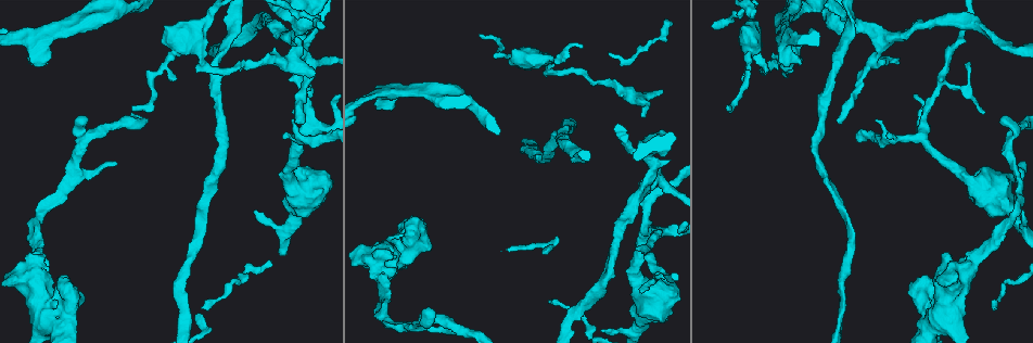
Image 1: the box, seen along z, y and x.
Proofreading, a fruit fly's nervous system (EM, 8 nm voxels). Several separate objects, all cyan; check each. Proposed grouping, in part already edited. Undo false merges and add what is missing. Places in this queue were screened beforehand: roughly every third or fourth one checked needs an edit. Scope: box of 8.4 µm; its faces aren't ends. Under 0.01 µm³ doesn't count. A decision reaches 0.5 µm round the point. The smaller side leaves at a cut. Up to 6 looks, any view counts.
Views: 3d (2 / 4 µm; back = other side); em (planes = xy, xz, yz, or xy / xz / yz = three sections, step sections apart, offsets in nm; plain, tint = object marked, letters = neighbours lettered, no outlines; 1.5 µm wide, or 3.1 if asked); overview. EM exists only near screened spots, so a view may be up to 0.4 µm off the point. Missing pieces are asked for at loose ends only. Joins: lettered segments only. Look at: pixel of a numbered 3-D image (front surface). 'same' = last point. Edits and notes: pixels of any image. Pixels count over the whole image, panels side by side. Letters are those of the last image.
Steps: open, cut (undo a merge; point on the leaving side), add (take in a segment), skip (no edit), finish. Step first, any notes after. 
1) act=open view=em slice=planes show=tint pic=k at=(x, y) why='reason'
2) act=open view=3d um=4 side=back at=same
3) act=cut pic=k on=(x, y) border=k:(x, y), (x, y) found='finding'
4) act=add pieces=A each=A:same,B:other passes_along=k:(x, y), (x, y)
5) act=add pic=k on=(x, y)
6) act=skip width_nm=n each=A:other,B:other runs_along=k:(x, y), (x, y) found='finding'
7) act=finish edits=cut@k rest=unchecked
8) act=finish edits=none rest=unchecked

act=open view=em slice=xz step=8 show=tint pic=1 at=(975, 257)

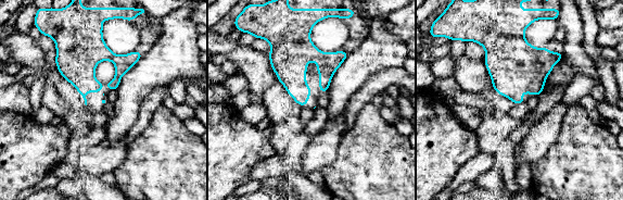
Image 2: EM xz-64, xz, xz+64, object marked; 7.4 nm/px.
act=open view=em slice=planes show=letters at=same

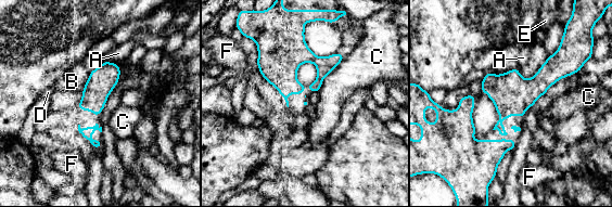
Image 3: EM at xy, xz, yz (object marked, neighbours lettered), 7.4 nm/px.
act=skip each=A:other,B:other,C:other,D:other,E:other,F:other runs_along=3:(560, 50), (499, 120), (497, 157) found='continuous, no second neuron'

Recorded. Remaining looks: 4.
act=open view=3d um=4 pic=1 at=(970, 184) why='sudden change in width'

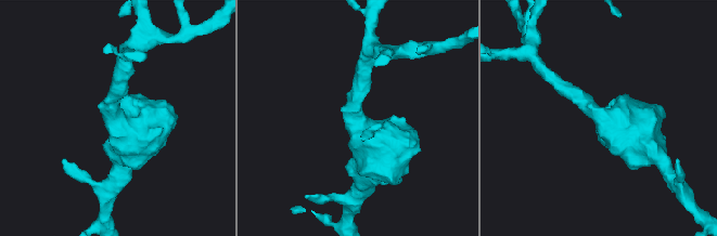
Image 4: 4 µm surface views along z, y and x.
act=open view=em slice=xz step=8 show=tint pic=4 at=(112, 120)

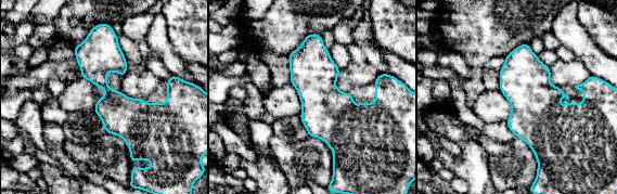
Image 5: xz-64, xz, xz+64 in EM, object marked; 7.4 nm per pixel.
act=open view=em slice=planes show=letters at=same

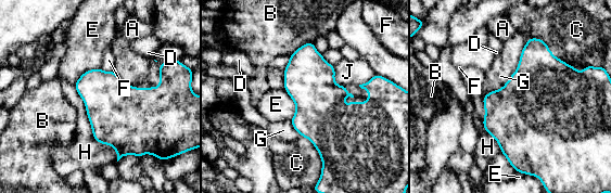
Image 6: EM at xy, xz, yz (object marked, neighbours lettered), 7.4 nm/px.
act=skip width_nm=400 each=A:other,B:other,C:other,D:other,E:other,F:other,G:other,H:other,J:other border=6:(283, 88), (294, 103), (291, 119) found='all the same neuron'

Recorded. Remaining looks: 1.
act=finish edits=none rest=unchecked

